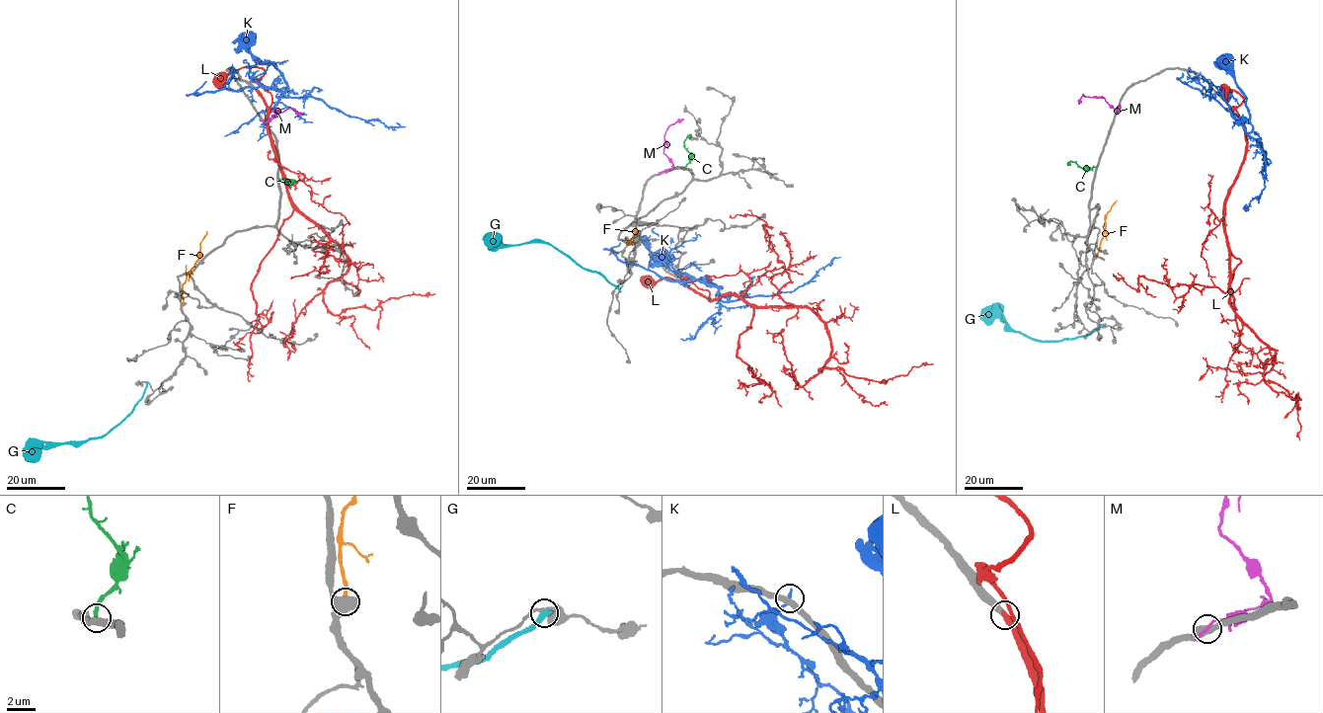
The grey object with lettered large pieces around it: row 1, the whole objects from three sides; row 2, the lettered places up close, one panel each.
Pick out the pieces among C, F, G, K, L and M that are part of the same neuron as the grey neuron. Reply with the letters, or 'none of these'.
L

